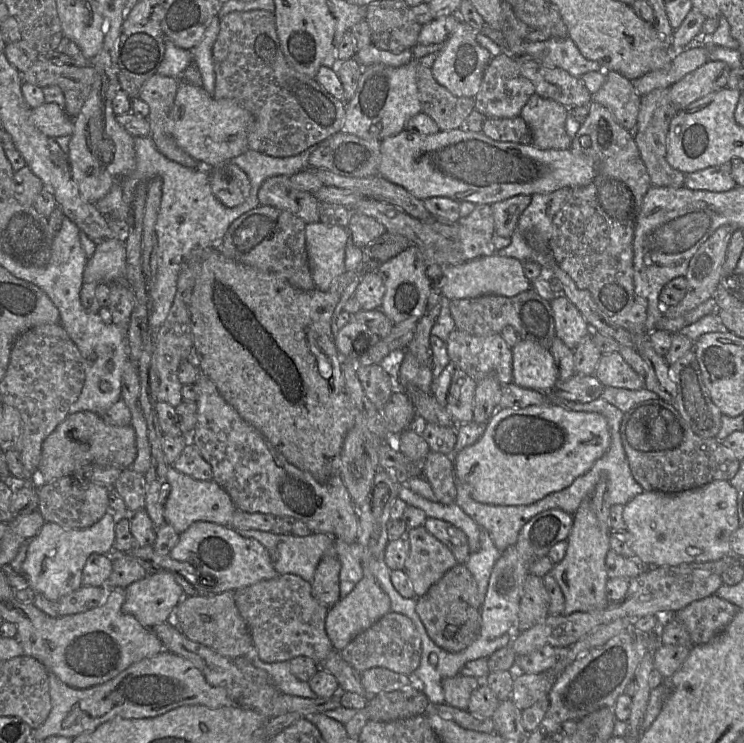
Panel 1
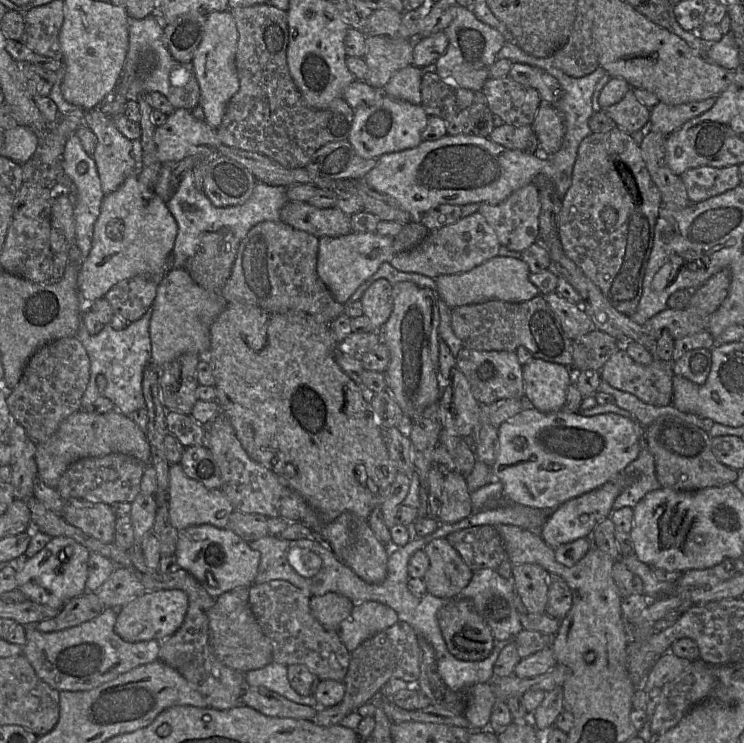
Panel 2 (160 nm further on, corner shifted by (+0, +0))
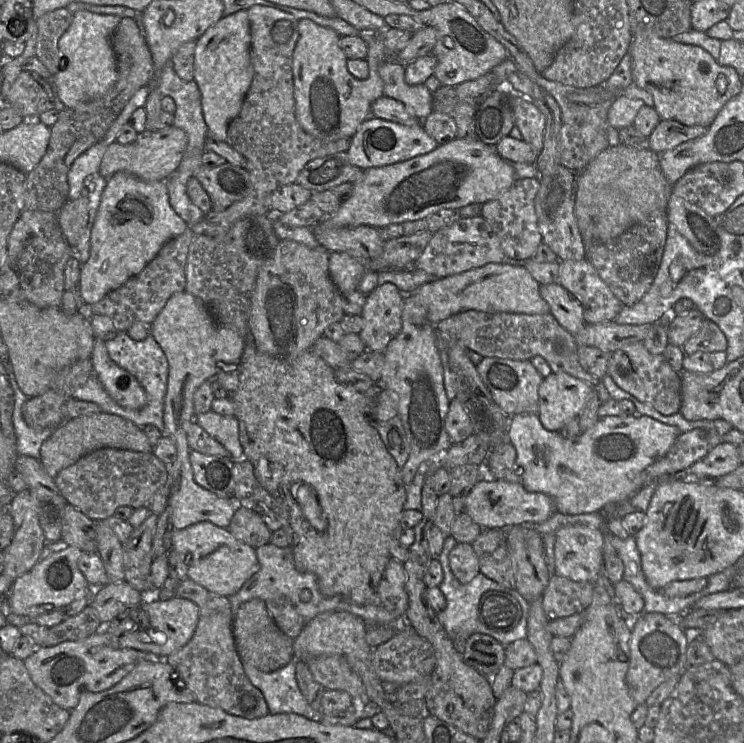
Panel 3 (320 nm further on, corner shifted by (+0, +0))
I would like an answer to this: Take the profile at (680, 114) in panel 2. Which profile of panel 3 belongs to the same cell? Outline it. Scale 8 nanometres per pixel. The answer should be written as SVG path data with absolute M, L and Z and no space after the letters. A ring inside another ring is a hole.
M661 119L647 138L649 148L661 154L683 142L700 137L706 129L703 126L688 126L676 120Z

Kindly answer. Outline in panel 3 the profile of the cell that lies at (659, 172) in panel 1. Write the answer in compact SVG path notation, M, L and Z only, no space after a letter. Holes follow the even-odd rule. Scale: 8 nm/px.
M672 192L667 217L695 251L705 256L714 256L719 252L721 241L714 217L700 207Z

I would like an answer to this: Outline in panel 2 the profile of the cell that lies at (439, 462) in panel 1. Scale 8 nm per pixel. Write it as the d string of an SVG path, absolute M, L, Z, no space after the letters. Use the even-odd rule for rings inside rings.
M457 471L444 475L441 507L437 514L440 524L458 522L473 513L465 477Z

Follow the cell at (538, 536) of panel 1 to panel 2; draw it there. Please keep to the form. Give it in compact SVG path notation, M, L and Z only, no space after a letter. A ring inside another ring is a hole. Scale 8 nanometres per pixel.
M607 482L590 492L566 501L549 515L540 536L553 549L578 538L591 536L596 525L610 517L613 503L621 492L622 484Z

